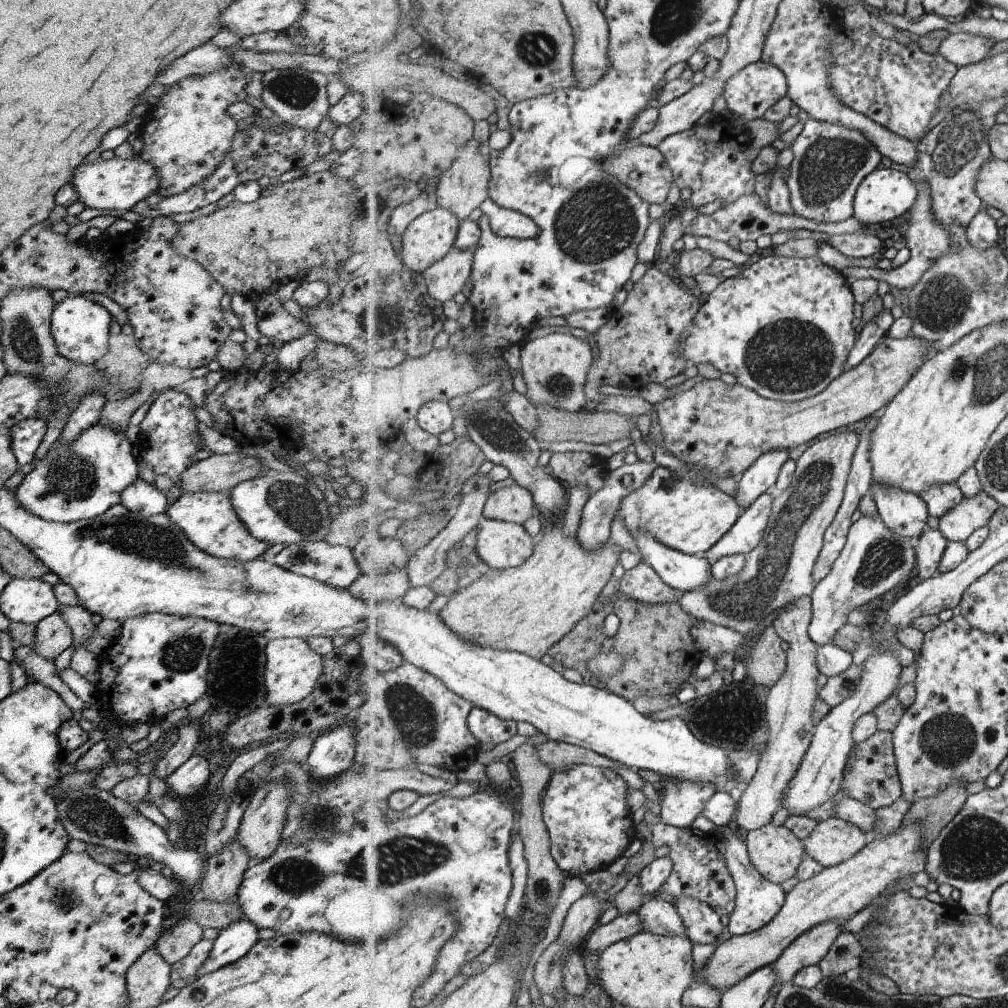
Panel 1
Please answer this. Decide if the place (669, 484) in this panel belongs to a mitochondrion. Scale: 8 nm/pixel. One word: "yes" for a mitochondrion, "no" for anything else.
yes

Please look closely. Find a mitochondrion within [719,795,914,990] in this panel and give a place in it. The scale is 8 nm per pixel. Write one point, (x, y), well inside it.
(843, 952)

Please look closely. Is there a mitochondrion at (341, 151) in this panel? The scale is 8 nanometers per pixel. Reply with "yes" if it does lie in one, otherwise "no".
no

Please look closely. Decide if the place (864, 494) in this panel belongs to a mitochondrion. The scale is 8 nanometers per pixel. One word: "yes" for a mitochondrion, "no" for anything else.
no

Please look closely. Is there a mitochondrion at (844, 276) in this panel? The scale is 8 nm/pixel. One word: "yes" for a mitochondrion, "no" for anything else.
no

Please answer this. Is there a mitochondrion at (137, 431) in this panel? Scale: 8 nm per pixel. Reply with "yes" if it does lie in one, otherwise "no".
no

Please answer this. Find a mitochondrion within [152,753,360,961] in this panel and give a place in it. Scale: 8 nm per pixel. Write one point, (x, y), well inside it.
(297, 876)

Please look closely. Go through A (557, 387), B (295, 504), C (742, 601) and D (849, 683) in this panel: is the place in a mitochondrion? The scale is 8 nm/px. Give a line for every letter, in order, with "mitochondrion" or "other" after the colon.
A: mitochondrion
B: mitochondrion
C: mitochondrion
D: mitochondrion

